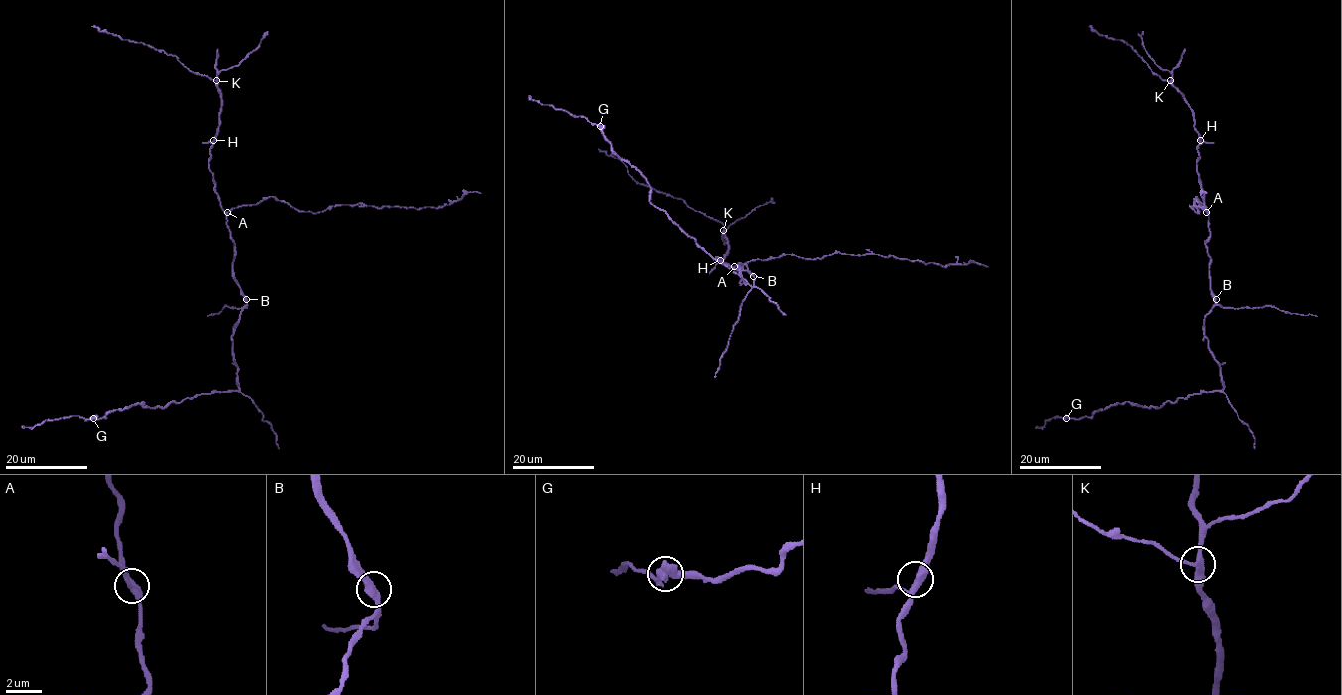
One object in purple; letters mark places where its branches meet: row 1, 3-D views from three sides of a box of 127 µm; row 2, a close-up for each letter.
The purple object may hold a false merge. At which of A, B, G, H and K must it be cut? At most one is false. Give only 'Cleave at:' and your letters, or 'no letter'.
Cleave at: G

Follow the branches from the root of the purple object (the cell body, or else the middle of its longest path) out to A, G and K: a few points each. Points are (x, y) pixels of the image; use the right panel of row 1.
A: (1214, 299), (1209, 271), (1211, 257), (1205, 244), (1210, 235), (1206, 212)
G: (1214, 299), (1204, 336), (1221, 369), (1221, 390), (1159, 407), (1124, 401), (1091, 417), (1066, 418)
K: (1214, 299), (1205, 244), (1209, 213), (1196, 169), (1199, 134), (1192, 109), (1170, 80)

